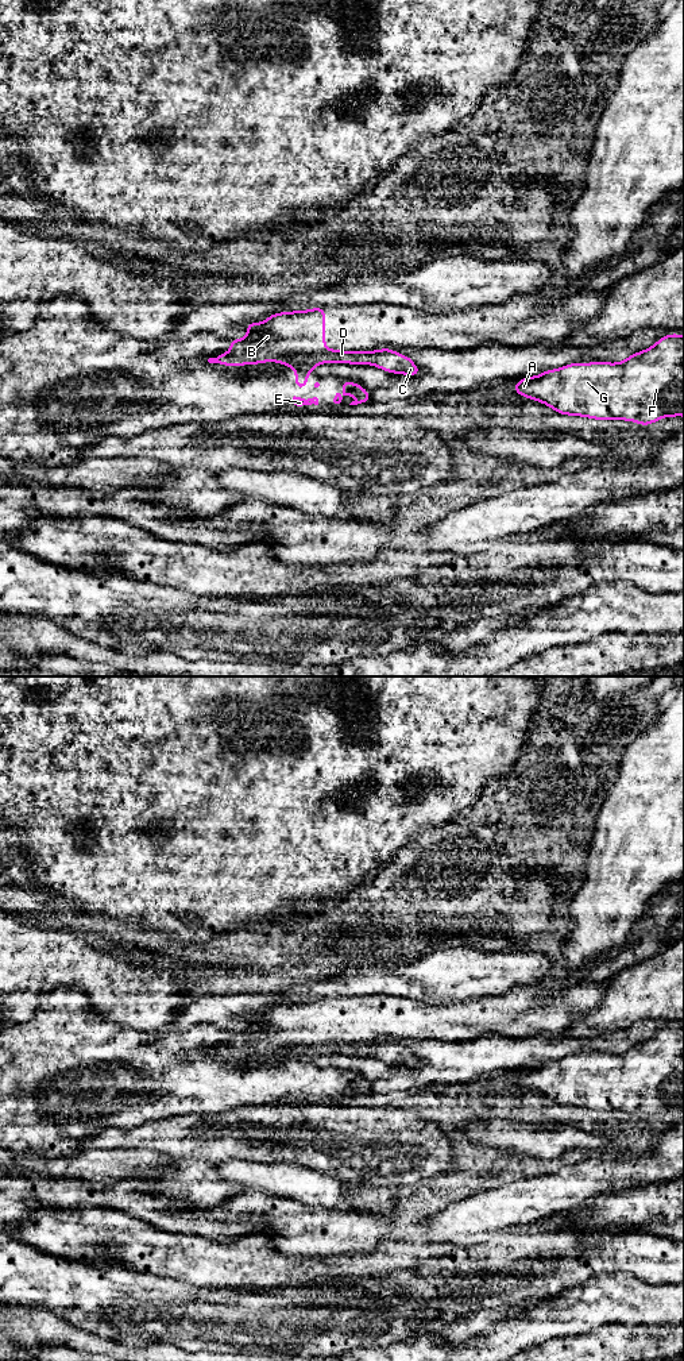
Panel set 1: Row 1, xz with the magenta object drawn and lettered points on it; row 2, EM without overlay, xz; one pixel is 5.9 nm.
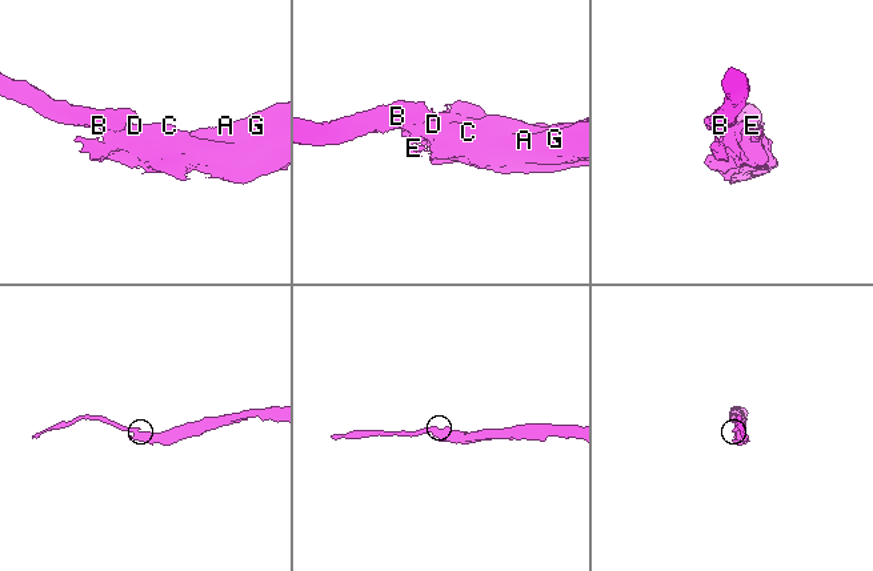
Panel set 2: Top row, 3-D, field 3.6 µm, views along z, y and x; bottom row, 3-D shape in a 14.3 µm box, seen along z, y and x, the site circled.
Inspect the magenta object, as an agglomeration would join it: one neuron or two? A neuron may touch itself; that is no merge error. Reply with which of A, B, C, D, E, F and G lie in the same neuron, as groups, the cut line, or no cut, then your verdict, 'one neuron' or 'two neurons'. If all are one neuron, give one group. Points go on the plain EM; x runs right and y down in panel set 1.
A C D E F G / B; cut in xz along (328, 1041), (317, 1044), (288, 1043), (278, 1052); two neurons

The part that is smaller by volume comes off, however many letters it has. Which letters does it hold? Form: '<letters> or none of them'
B

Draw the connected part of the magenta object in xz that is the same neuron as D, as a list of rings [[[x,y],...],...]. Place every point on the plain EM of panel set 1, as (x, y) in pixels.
[[[389,1038],[375,1042],[328,1041],[316,1045],[300,1045],[294,1042],[285,1045],[279,1055],[293,1059],[295,1064],[294,1079],[297,1080],[309,1079],[306,1068],[314,1065],[313,1059],[322,1055],[372,1056],[380,1061],[409,1068],[422,1064],[411,1049],[393,1042]]]

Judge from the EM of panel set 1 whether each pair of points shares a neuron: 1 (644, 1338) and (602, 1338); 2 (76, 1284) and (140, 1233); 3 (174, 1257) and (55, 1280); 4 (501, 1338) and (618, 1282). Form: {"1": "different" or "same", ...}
{"1": "same", "2": "different", "3": "different", "4": "same"}

